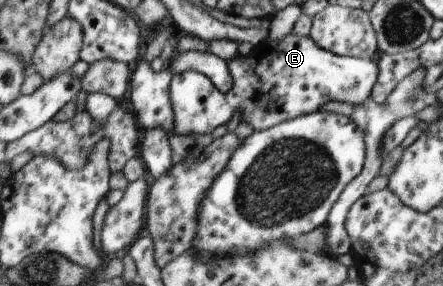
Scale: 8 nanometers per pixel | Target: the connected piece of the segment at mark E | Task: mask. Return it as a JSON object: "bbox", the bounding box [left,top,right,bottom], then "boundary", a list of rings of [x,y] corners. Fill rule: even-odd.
{"bbox":[169,32,379,135],"boundary":[[[291,32],[283,40],[265,38],[252,48],[247,56],[233,56],[227,60],[231,85],[224,93],[209,80],[205,73],[199,71],[183,71],[174,74],[169,84],[169,96],[175,116],[173,135],[211,134],[223,124],[227,124],[235,114],[241,115],[241,122],[252,126],[254,131],[273,128],[280,122],[307,116],[319,111],[323,104],[329,102],[349,102],[349,104],[363,104],[370,98],[373,85],[376,82],[379,68],[377,62],[359,57],[346,57],[321,48],[310,36],[299,36]]]}

